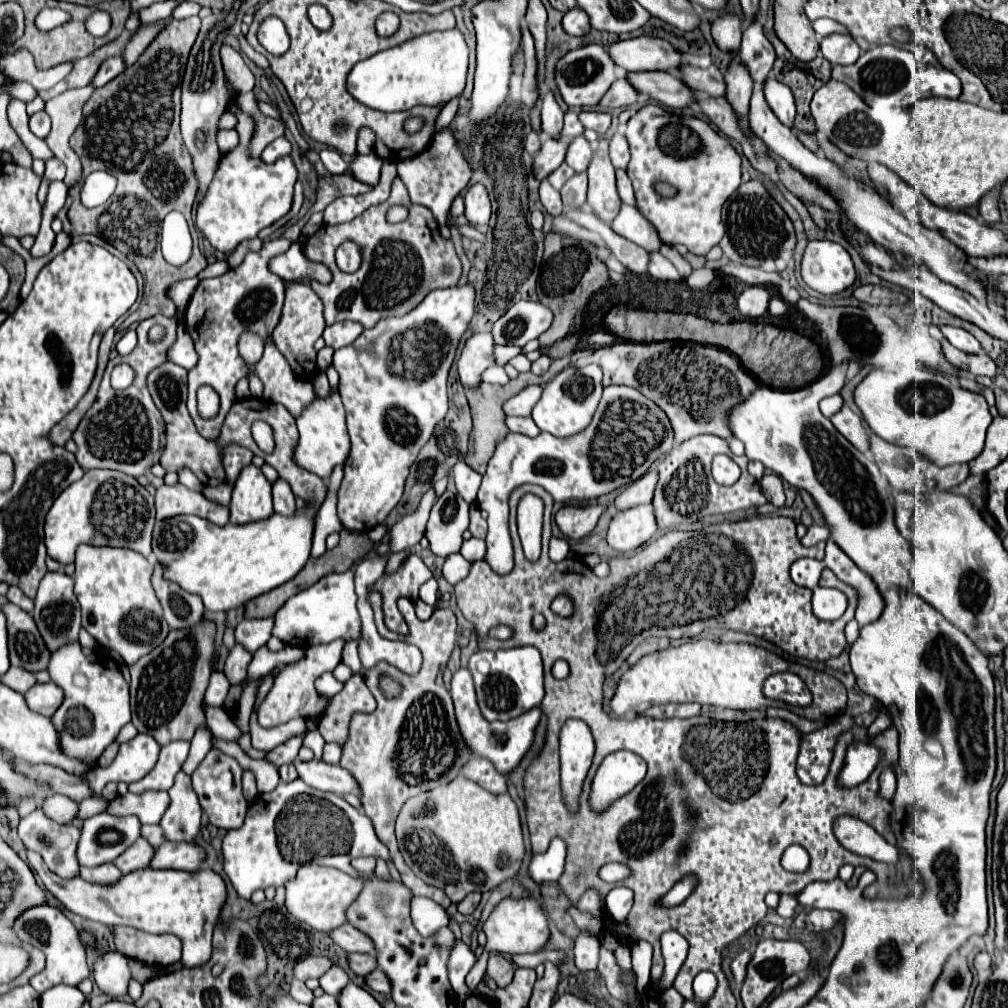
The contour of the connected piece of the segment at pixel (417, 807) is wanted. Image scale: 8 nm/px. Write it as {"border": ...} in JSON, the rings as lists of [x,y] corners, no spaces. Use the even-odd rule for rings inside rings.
{"border":[[[456,776],[444,786],[410,798],[398,814],[396,838],[408,868],[426,884],[444,890],[454,904],[464,900],[464,896],[470,892],[488,892],[494,890],[498,884],[514,878],[524,858],[520,814],[510,794],[496,796],[464,776]]]}

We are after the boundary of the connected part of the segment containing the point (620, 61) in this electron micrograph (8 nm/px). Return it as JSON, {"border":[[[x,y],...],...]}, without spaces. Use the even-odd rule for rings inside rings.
{"border":[[[632,38],[606,44],[614,64],[630,70],[676,70],[680,66],[680,54],[670,42],[660,38]]]}

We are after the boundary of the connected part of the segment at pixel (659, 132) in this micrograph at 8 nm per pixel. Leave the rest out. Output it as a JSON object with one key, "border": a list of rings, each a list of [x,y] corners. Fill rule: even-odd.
{"border":[[[646,104],[640,108],[626,124],[626,140],[630,144],[632,160],[628,164],[628,176],[634,184],[636,206],[646,220],[654,224],[658,236],[664,244],[684,244],[692,254],[708,254],[712,246],[724,236],[722,224],[722,204],[730,198],[732,192],[740,186],[740,154],[732,148],[728,138],[714,132],[700,118],[684,118],[672,110],[666,110],[658,104]],[[656,182],[668,182],[678,192],[674,198],[662,198],[654,192]]]}

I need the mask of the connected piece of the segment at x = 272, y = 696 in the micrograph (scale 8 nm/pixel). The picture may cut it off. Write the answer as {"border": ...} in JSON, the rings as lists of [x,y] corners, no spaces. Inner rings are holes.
{"border":[[[338,638],[334,642],[328,642],[328,644],[314,644],[306,650],[306,656],[298,662],[290,662],[290,664],[284,664],[280,674],[276,676],[274,680],[274,686],[272,690],[266,694],[264,702],[258,706],[258,724],[262,728],[274,728],[274,726],[280,726],[292,718],[306,718],[306,716],[312,716],[312,718],[318,718],[324,714],[326,706],[328,706],[328,700],[322,698],[316,688],[314,688],[314,680],[324,674],[324,672],[332,672],[338,664],[340,664],[340,658],[342,658],[342,646],[344,646],[344,640]]]}

